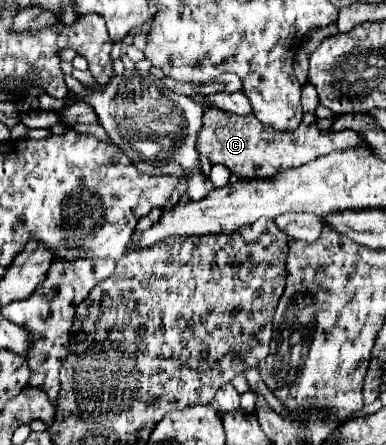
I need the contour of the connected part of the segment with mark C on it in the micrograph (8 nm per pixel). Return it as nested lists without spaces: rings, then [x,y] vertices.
[[[210,106],[204,112],[204,126],[198,134],[196,148],[200,154],[206,154],[212,164],[224,164],[232,174],[240,174],[246,178],[268,178],[268,176],[274,176],[276,172],[302,166],[332,150],[356,148],[360,144],[362,144],[362,138],[354,130],[330,132],[330,130],[320,130],[316,124],[310,124],[310,126],[300,124],[292,132],[278,132],[270,126],[260,124],[254,114],[236,116]]]

